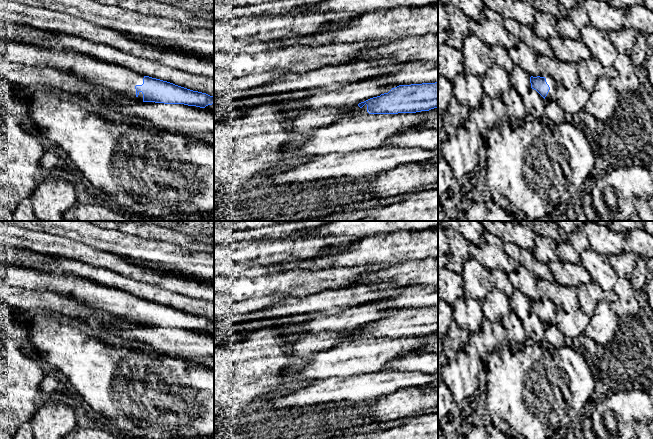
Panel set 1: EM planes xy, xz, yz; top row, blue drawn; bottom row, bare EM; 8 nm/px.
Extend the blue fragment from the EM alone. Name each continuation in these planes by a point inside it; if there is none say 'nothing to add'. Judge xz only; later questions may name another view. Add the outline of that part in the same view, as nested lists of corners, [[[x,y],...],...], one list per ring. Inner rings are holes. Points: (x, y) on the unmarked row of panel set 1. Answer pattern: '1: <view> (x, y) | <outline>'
1: xz (354, 334) | [[[365,328],[362,332],[360,332],[358,329],[354,329],[350,332],[345,333],[345,335],[351,339],[368,339],[369,337],[367,336],[367,329]]]

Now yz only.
1: yz (551, 320) | [[[543,294],[539,300],[545,301],[547,308],[550,311],[550,314],[547,320],[545,321],[545,324],[547,326],[555,325],[556,324],[556,309],[557,309],[556,305],[545,294]]]

